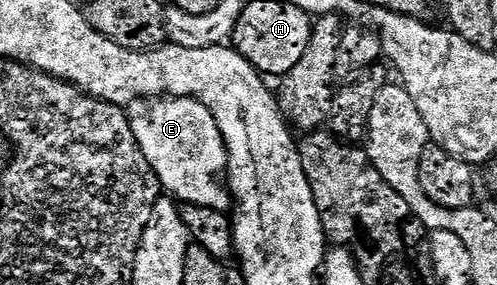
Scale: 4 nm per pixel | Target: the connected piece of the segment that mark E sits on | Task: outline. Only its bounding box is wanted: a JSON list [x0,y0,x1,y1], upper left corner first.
[129,96,232,212]

